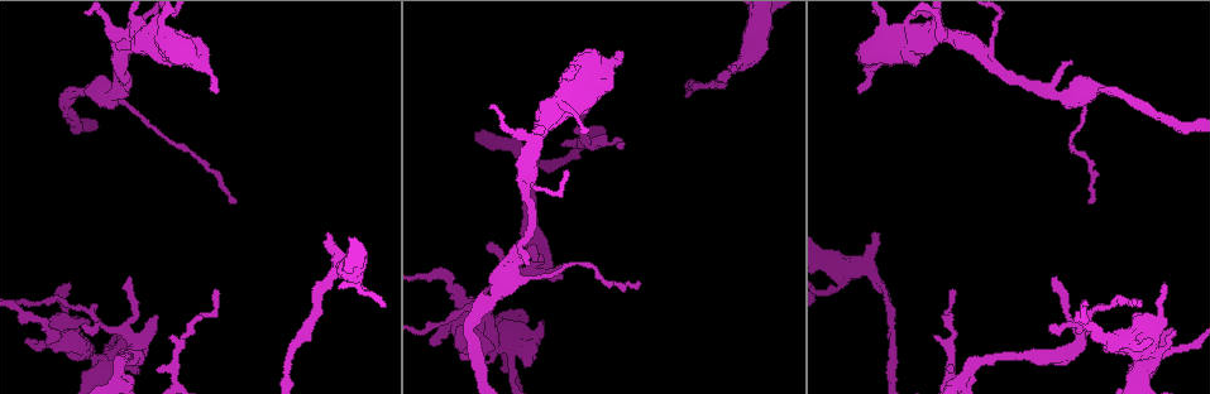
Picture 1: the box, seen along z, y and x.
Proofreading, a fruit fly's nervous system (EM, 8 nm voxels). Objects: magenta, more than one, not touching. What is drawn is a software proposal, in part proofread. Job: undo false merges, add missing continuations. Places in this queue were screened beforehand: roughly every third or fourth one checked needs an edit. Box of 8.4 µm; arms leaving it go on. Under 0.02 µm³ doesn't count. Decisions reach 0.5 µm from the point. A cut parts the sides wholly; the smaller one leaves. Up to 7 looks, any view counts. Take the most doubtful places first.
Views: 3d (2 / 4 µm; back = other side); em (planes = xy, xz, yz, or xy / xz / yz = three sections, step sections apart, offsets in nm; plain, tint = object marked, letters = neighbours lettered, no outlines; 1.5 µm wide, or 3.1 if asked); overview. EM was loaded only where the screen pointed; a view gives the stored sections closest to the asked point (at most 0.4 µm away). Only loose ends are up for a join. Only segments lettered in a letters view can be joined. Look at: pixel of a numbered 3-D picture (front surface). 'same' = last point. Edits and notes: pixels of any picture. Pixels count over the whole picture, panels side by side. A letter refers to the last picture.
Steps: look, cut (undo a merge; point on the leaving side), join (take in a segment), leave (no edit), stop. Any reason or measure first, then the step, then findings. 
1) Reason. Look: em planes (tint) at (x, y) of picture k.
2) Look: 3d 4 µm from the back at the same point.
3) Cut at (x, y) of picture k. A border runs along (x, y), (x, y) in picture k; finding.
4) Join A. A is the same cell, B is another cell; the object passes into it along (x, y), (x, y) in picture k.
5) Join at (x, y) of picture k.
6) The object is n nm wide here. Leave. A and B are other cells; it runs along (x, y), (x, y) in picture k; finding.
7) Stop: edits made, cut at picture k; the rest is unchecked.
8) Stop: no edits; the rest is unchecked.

Look: em planes (letters) at (158, 317) of picture 1.

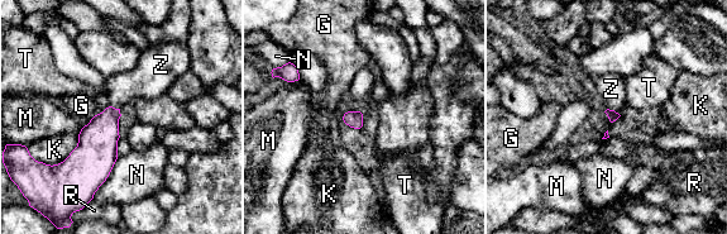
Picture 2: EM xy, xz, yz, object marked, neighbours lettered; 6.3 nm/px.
Join Z. Z is the same cell, G, K, M, N, R and T are other cells; the object passes into it along (612, 115), (613, 110), (611, 89) in picture 2; it goes on there.

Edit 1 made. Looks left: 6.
Free end. Look: 3d 2 µm at (733, 72) of picture 1.

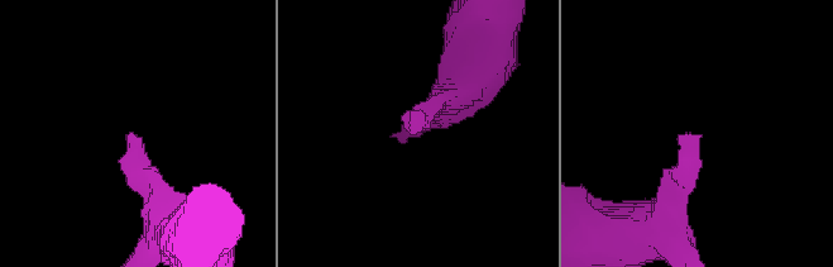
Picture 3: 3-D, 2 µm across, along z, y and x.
Now the EM. Look: em planes (tint) at (700, 137) of picture 3.

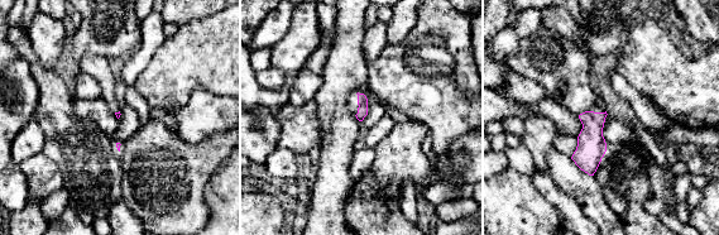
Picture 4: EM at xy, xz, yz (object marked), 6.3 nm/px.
Look: em planes (letters) at the same point.

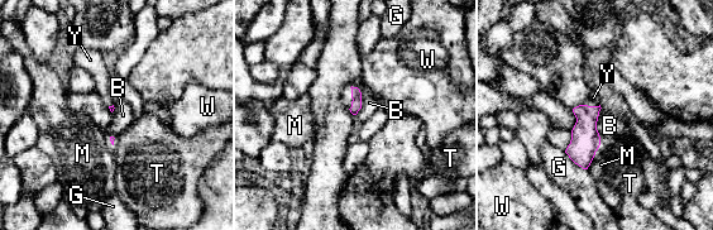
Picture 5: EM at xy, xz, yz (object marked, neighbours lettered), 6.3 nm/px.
Join Y. Y is the same cell, B, G, M, T and W are other cells; the object passes into it along (355, 92), (352, 97), (347, 96) in picture 5; the neuron continues.

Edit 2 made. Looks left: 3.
Look: overview.

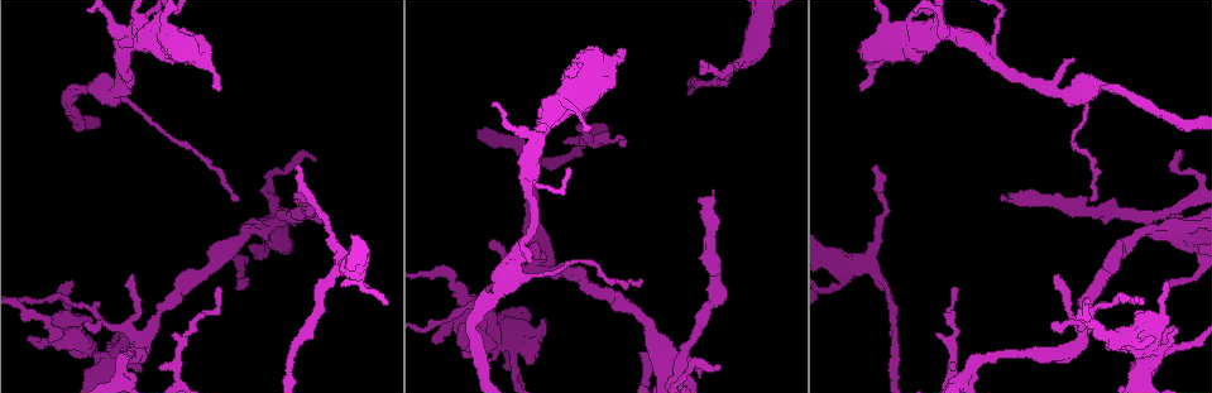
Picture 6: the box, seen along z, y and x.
An open end. Look: 3d 4 µm at (32, 337) of picture 6.

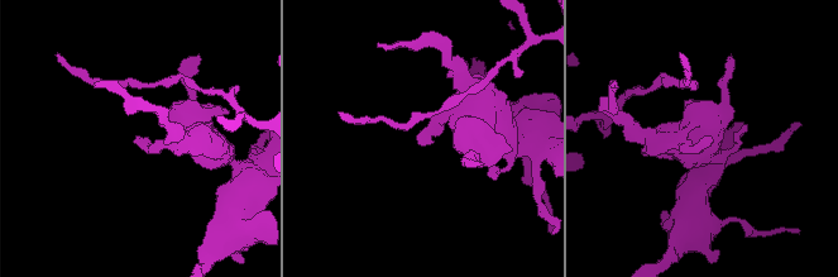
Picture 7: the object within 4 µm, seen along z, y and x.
Shape alone is not enough. Look: em planes (letters) at (709, 135) of picture 7.

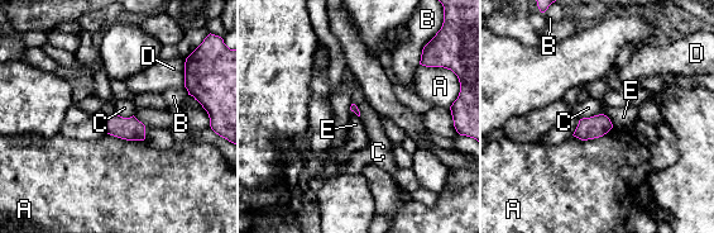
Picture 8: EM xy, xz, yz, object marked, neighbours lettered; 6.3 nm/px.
Leave. A, B, C, D and E are other cells; none of them fits.

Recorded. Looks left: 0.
Stop: edits made, join at picture 2, join at picture 5; the rest is unchecked.

